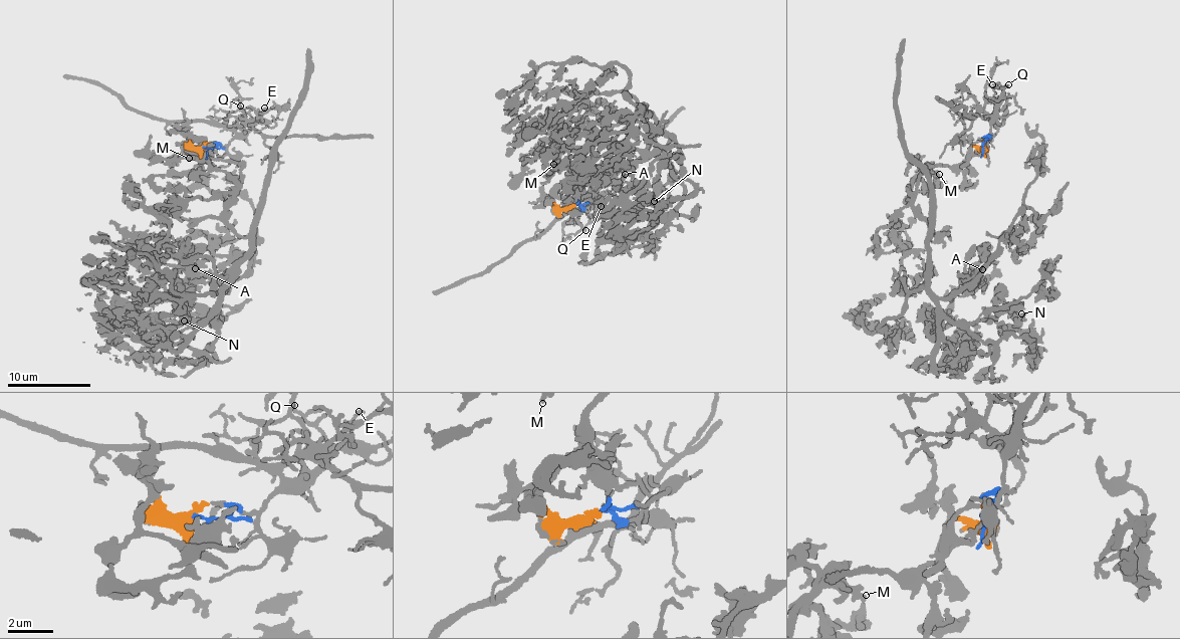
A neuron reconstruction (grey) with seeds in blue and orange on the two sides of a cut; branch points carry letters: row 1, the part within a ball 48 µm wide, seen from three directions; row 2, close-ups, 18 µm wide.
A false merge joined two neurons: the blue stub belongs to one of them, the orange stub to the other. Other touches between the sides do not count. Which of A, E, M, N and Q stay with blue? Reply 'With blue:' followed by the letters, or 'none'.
With blue: E, Q

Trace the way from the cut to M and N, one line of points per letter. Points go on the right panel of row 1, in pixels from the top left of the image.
M: (984, 145), (972, 149), (959, 165), (931, 167), (920, 176), (915, 190), (907, 189), (925, 172), (939, 174)
N: (984, 145), (920, 176), (914, 199), (930, 233), (933, 296), (950, 320), (1008, 329), (1020, 312)

